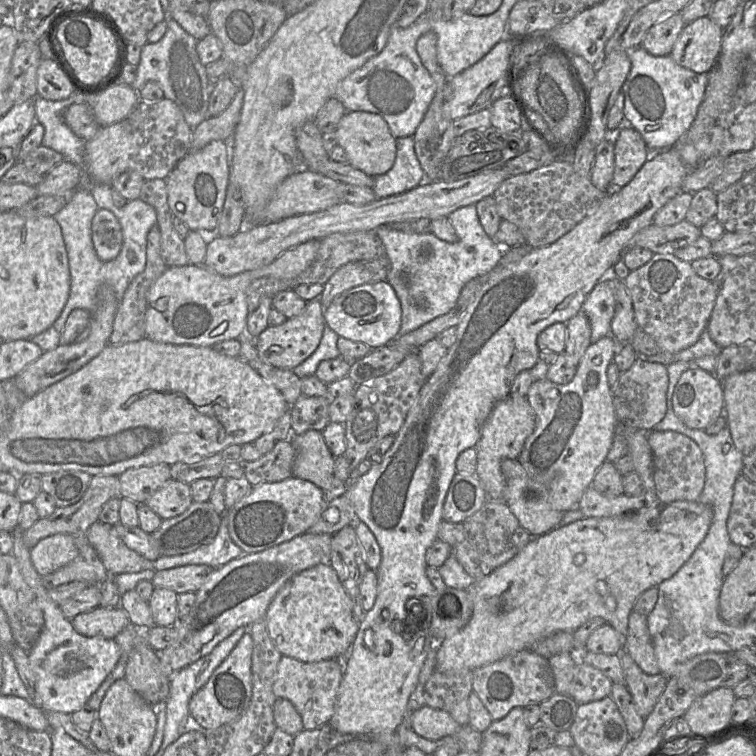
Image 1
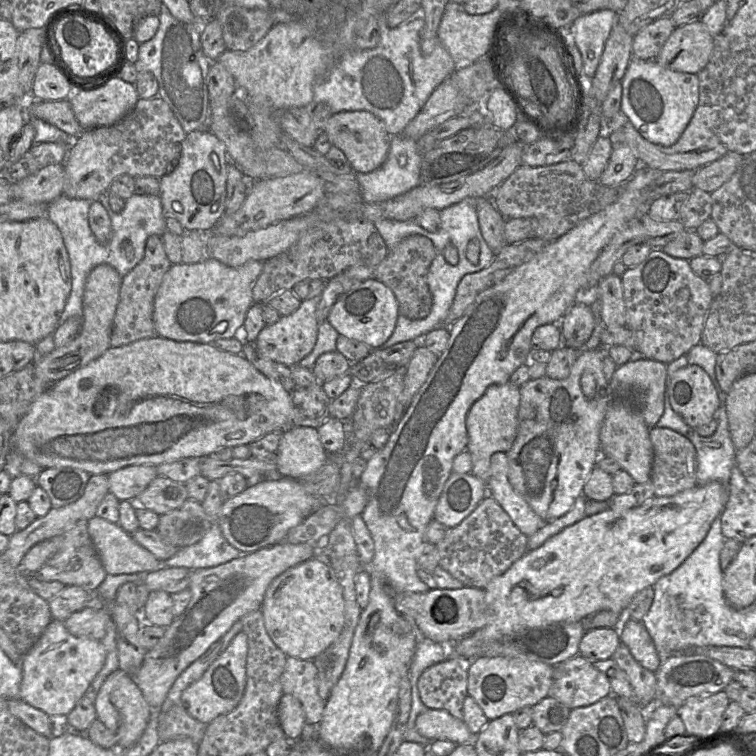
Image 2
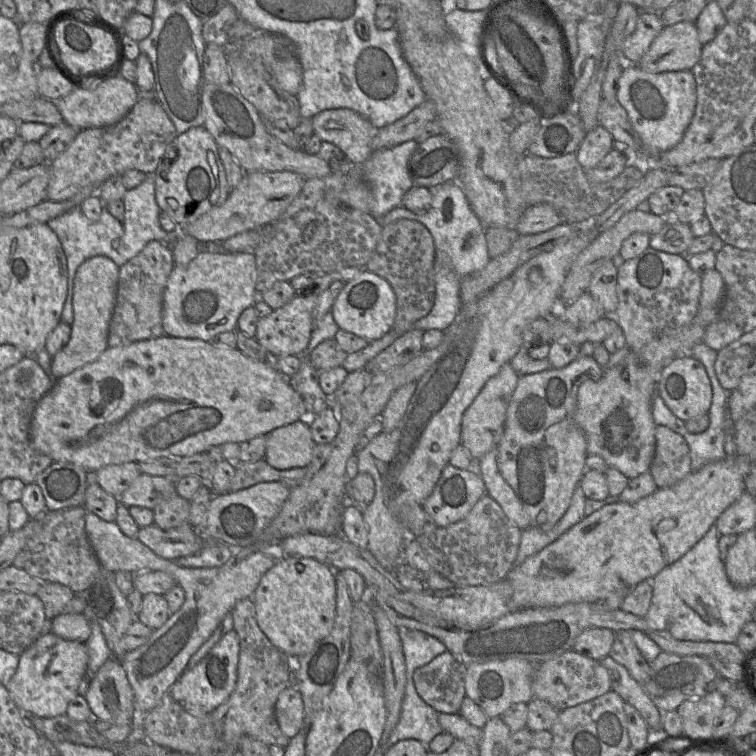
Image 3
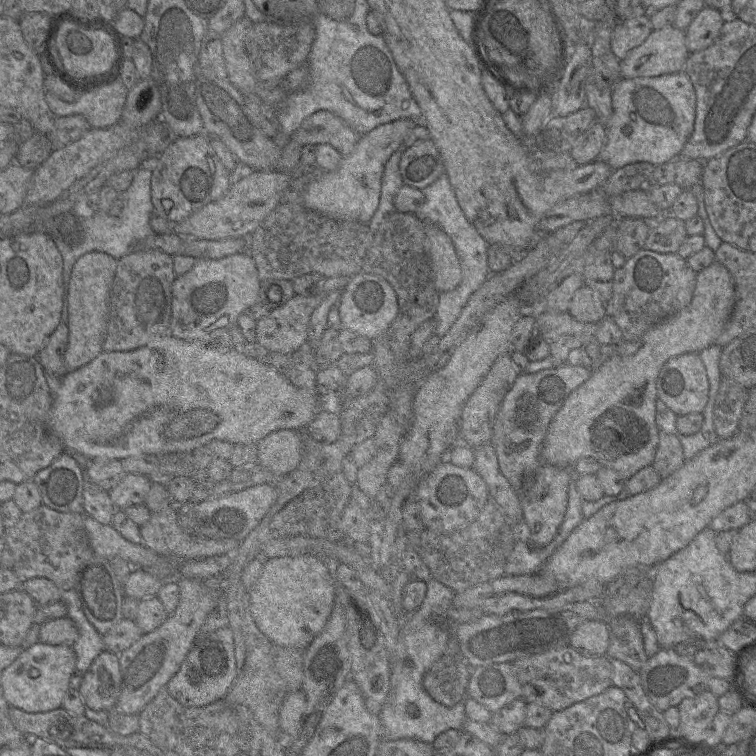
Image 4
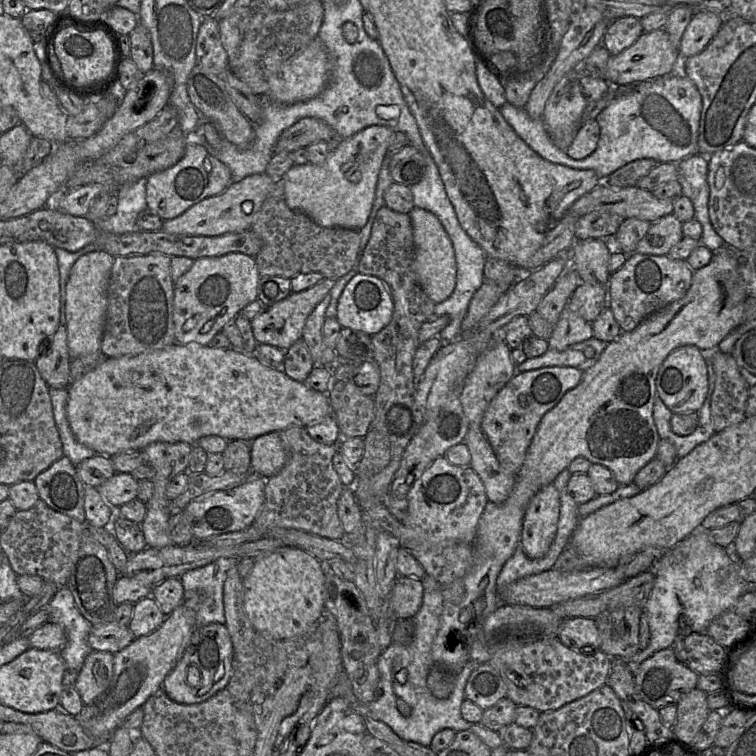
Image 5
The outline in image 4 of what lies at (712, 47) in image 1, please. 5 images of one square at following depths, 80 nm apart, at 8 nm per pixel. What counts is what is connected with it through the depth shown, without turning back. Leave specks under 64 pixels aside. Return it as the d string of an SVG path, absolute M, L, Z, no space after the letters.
M674 26L653 30L641 45L631 50L620 61L621 78L658 77L682 72L689 55L690 53L686 47L685 31Z

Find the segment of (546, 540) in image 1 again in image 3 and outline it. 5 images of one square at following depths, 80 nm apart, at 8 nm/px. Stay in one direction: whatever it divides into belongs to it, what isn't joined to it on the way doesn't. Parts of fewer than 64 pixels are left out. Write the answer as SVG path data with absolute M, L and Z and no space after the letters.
M726 457L711 462L666 488L633 503L615 502L584 517L554 542L538 553L515 565L506 579L513 587L514 610L537 607L558 607L567 603L600 603L617 588L629 588L651 580L665 567L673 564L692 549L715 524L719 516L745 491L745 477L749 470L746 457Z

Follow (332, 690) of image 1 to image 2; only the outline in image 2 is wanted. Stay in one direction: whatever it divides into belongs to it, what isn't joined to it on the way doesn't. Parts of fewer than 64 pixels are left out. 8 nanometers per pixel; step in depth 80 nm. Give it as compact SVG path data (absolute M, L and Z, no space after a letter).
M288 656L281 684L283 694L291 694L301 702L306 723L318 725L322 719L326 700L318 694L317 669L314 663Z

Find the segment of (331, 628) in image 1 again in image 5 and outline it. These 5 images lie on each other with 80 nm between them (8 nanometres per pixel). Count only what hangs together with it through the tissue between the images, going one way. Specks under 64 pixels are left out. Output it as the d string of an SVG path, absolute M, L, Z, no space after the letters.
M286 546L255 559L247 577L243 578L244 609L254 629L266 638L289 639L312 631L326 613L325 576L320 561L300 548Z

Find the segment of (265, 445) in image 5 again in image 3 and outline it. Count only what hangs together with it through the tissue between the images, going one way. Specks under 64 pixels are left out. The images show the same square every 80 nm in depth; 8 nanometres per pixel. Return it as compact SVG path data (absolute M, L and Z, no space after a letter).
M297 421L267 434L264 460L277 470L305 468L315 445L309 425Z

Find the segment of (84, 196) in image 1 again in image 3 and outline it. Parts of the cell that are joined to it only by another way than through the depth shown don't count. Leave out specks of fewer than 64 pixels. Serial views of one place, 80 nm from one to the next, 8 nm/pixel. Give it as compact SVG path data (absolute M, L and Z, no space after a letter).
M145 174L144 181L137 187L127 190L123 196L124 217L121 220L113 217L103 204L100 219L97 222L91 222L80 207L75 207L48 221L47 224L58 236L67 259L68 294L62 311L62 322L69 325L73 323L74 277L78 267L85 260L102 255L110 258L120 267L141 252L148 242L158 240L168 243L171 240L171 235L164 231L159 223L161 210L155 200L154 174Z

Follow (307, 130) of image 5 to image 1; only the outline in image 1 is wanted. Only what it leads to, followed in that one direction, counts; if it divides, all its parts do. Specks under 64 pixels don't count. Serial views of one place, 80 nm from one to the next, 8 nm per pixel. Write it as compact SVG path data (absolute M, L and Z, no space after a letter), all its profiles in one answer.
M348 111L336 129L338 145L346 152L348 163L372 177L387 173L394 165L397 153L396 138L387 122L378 114L366 111Z

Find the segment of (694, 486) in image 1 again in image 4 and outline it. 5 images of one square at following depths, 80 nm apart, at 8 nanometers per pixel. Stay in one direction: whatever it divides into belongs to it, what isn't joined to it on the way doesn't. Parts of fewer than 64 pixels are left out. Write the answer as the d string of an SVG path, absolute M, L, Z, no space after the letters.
M659 431L659 442L652 466L661 479L677 471L685 461L679 439L673 434Z

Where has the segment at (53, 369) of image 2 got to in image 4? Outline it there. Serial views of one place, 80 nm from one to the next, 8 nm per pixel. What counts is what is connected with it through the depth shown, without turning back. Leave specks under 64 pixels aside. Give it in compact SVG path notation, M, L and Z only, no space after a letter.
M99 251L84 254L74 265L68 293L69 340L64 354L64 362L68 371L85 365L103 351L110 293L116 268L117 260Z

